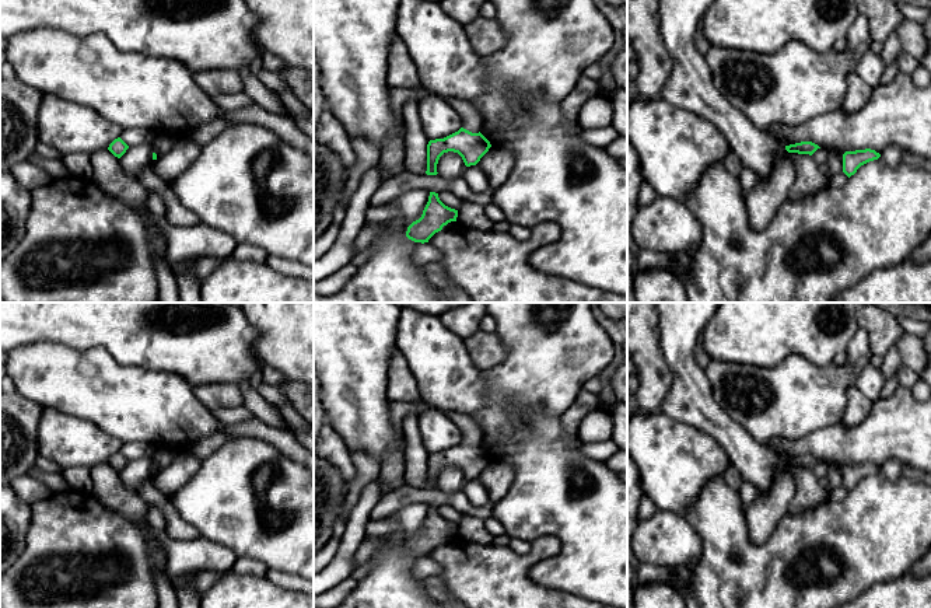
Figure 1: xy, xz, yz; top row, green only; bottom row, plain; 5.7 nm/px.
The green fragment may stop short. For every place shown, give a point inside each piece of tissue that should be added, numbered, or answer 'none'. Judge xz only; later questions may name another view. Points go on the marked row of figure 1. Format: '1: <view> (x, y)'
1: xz (471, 118)

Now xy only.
none

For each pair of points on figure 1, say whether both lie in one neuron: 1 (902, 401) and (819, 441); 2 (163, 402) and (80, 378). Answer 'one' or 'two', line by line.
1: one
2: one

